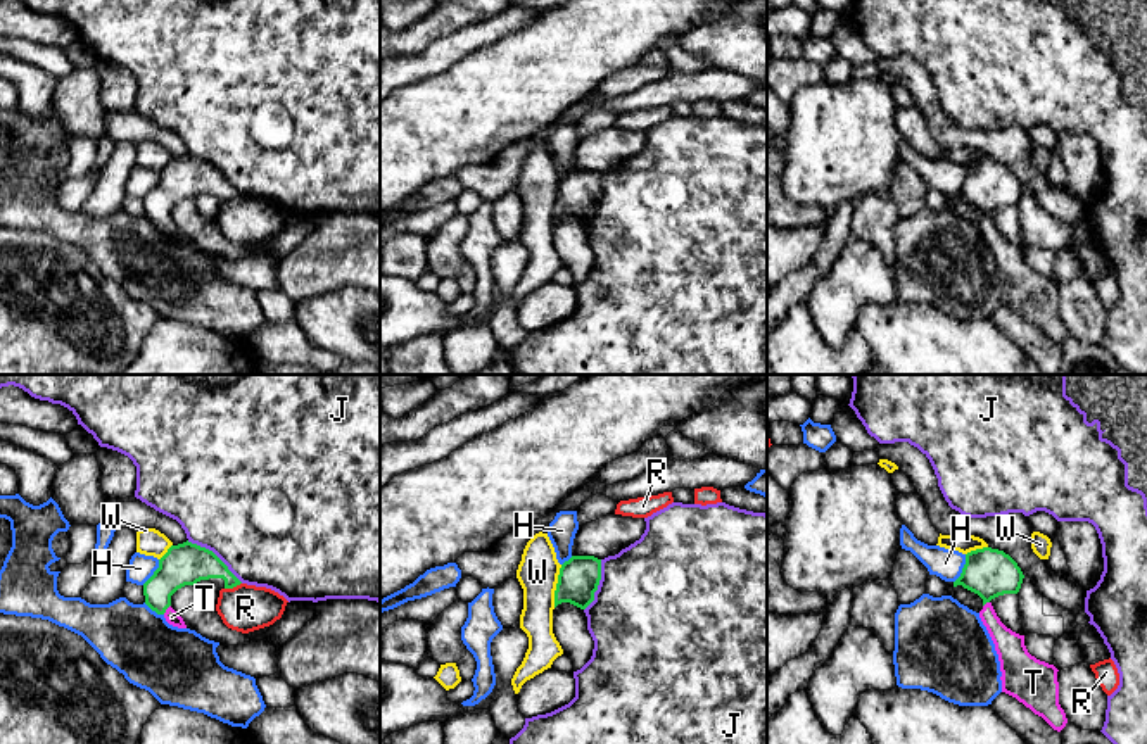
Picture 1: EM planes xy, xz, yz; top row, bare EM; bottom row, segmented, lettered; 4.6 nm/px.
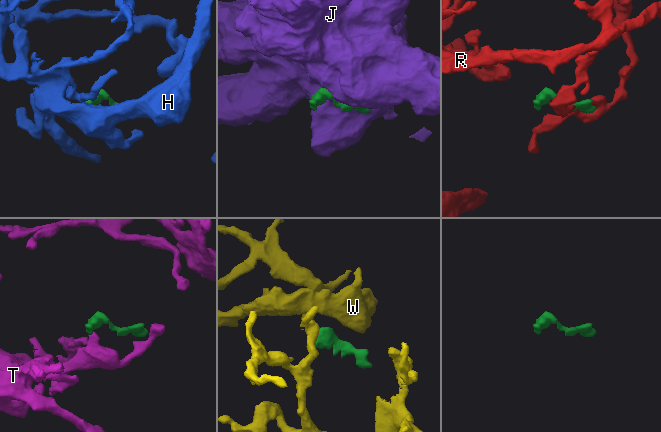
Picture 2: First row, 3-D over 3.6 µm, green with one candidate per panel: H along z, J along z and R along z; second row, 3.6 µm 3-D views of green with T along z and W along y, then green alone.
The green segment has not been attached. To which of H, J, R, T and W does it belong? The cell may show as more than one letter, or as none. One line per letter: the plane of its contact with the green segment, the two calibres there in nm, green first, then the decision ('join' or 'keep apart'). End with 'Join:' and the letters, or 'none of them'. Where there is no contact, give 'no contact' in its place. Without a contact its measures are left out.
H: contact in yz; calibres 220 and 140 nm; keep apart
J: contact in xy; calibres 200 and 500 nm; keep apart
R: contact in xy; calibres 200 and 220 nm; keep apart
T: contact in xy; calibres 200 and 70 nm; join
W: contact in xz; calibres 190 and 190 nm; keep apart
Join: T

